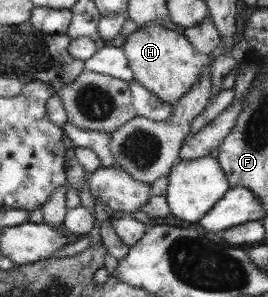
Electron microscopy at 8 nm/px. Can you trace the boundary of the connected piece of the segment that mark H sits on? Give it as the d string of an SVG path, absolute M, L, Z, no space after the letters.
M147 23L135 30L124 43L123 49L134 71L134 79L161 100L175 105L201 78L205 66L213 65L218 52L212 56L200 53L181 29L170 23Z

